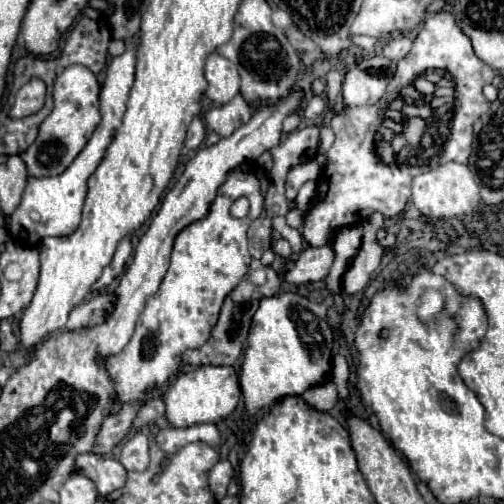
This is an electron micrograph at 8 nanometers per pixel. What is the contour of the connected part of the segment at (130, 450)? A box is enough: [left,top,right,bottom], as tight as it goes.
[119,432,149,470]

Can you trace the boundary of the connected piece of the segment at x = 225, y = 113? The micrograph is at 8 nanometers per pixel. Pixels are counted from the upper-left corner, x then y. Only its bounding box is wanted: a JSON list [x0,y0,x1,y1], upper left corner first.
[205,94,251,138]

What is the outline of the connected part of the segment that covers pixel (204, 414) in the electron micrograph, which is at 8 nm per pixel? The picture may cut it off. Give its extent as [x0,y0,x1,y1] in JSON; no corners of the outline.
[165,366,239,428]

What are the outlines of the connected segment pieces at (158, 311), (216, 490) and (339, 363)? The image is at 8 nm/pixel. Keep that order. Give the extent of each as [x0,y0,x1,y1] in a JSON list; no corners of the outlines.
[[103,167,263,402],[209,460,233,502],[331,354,349,398]]

